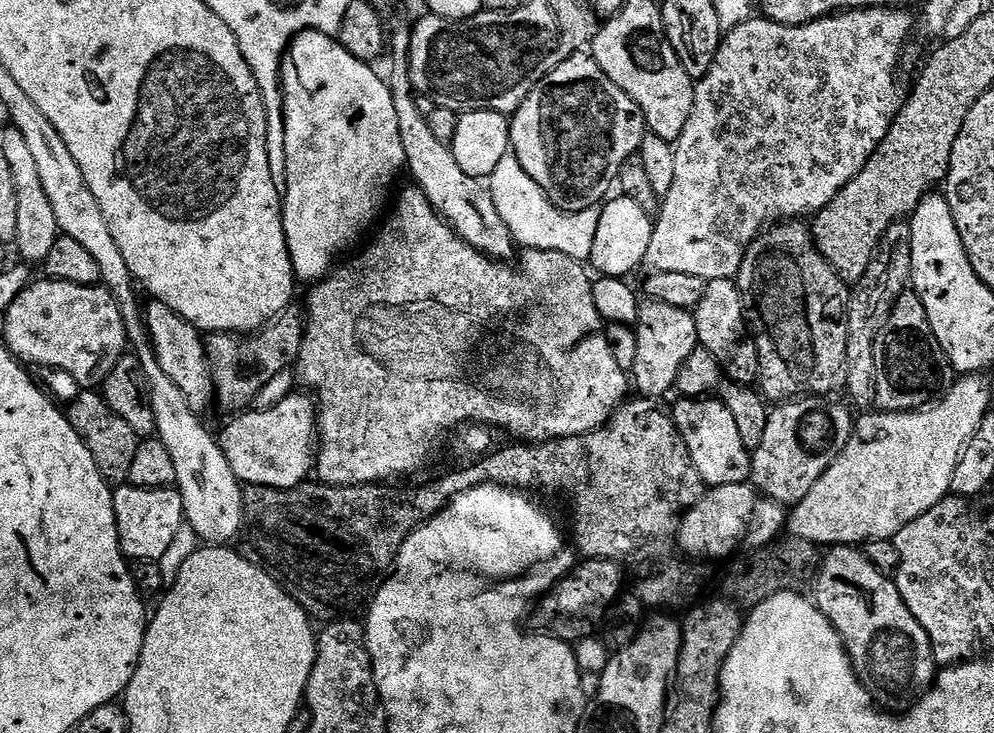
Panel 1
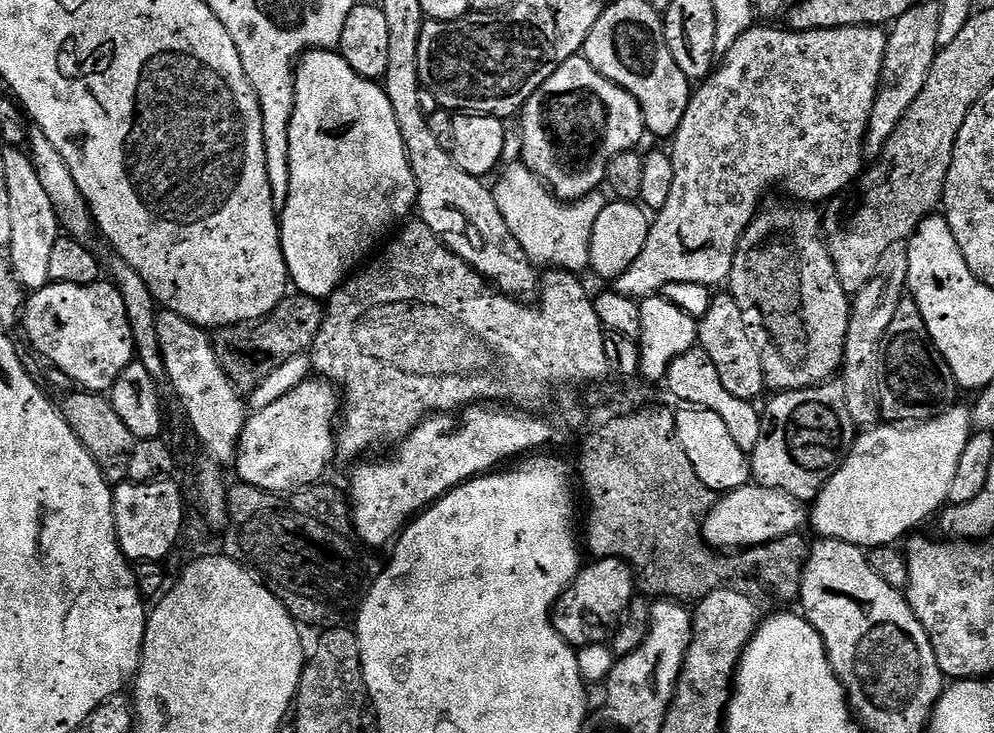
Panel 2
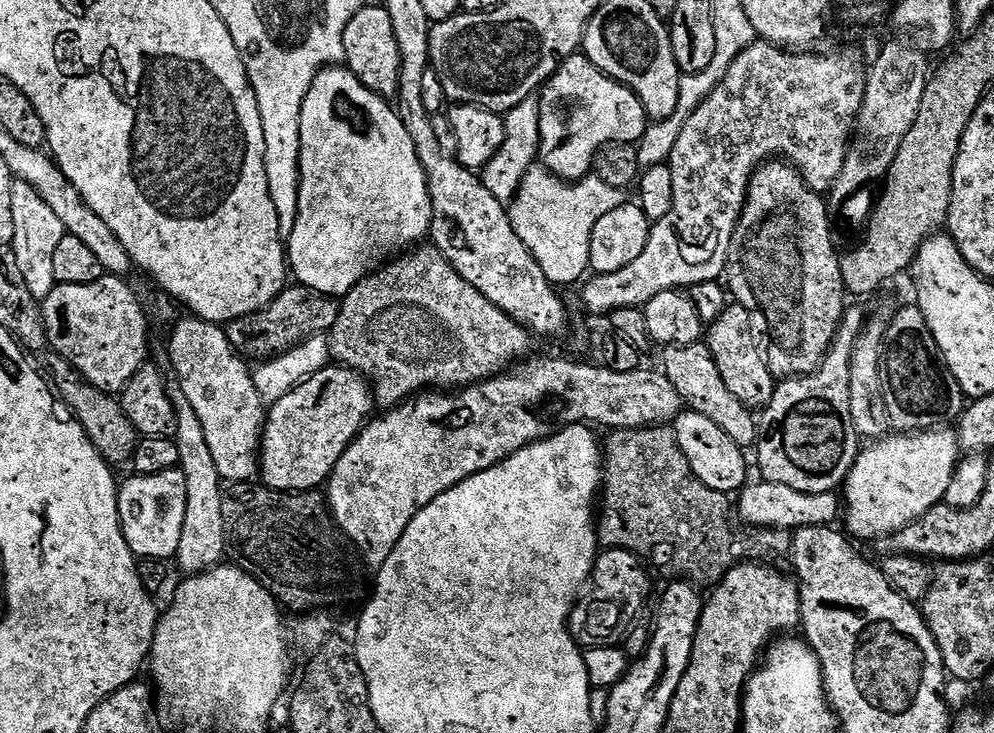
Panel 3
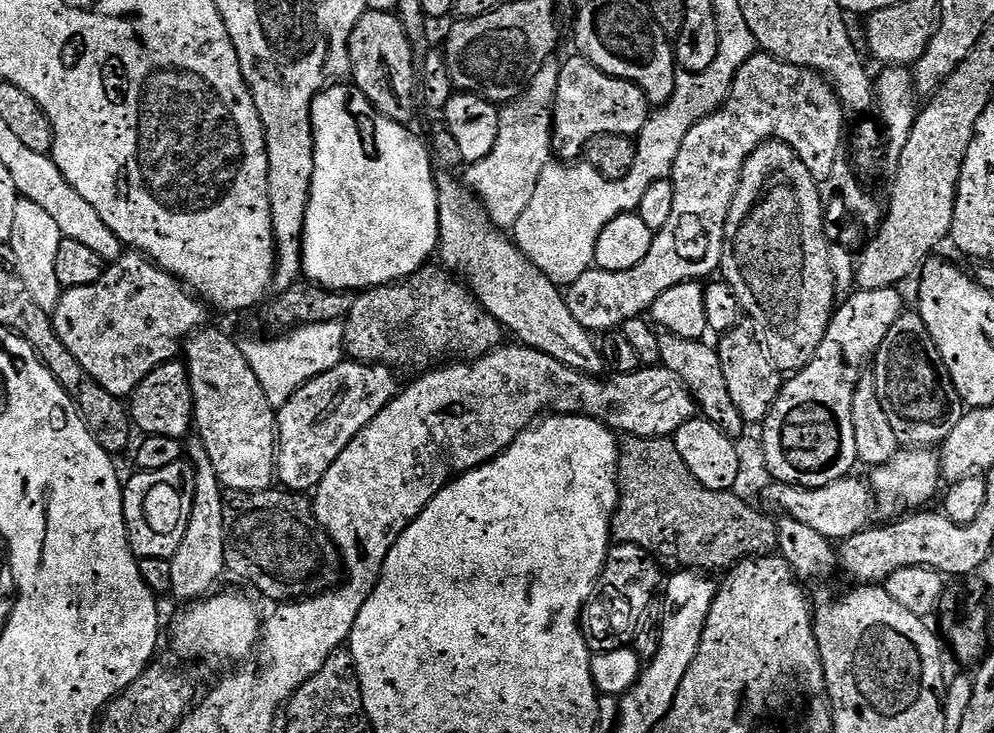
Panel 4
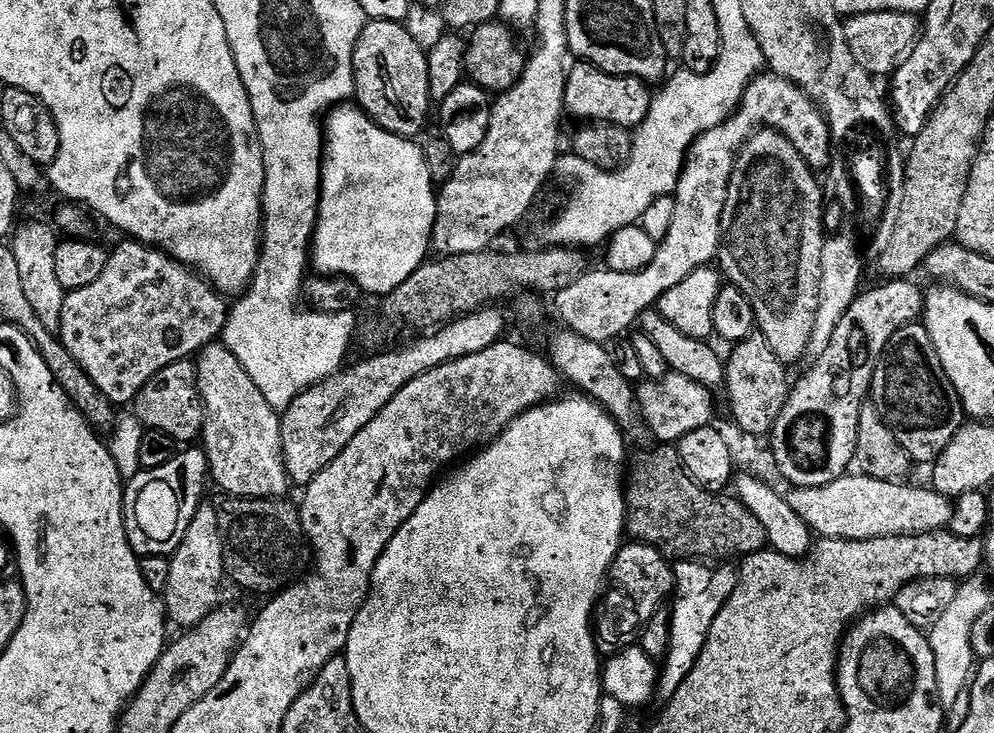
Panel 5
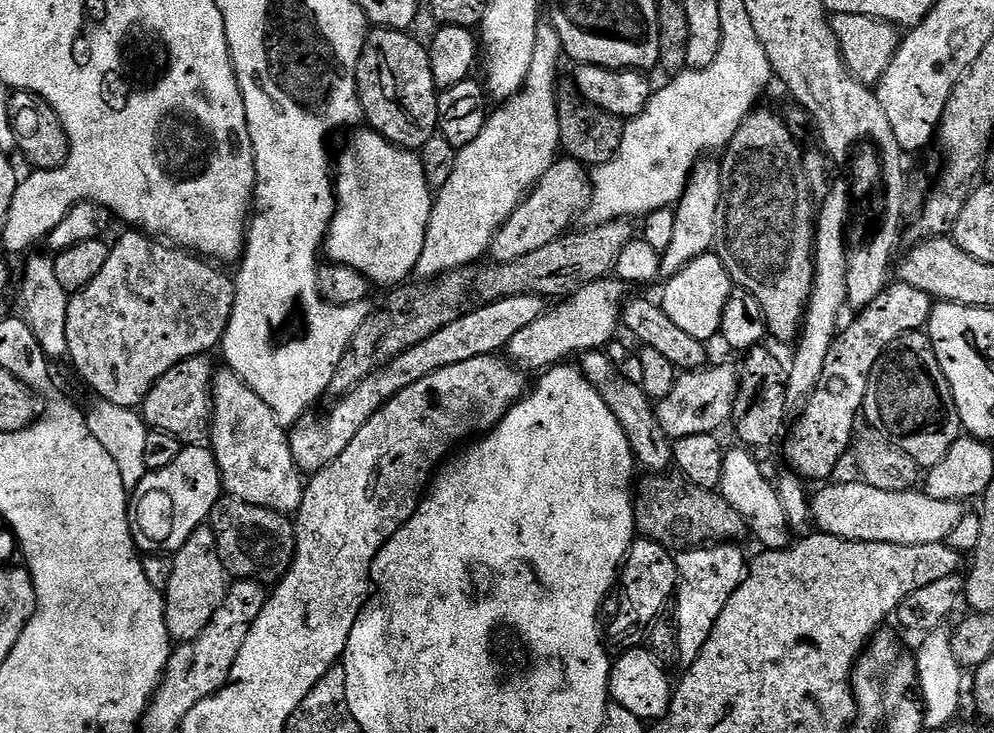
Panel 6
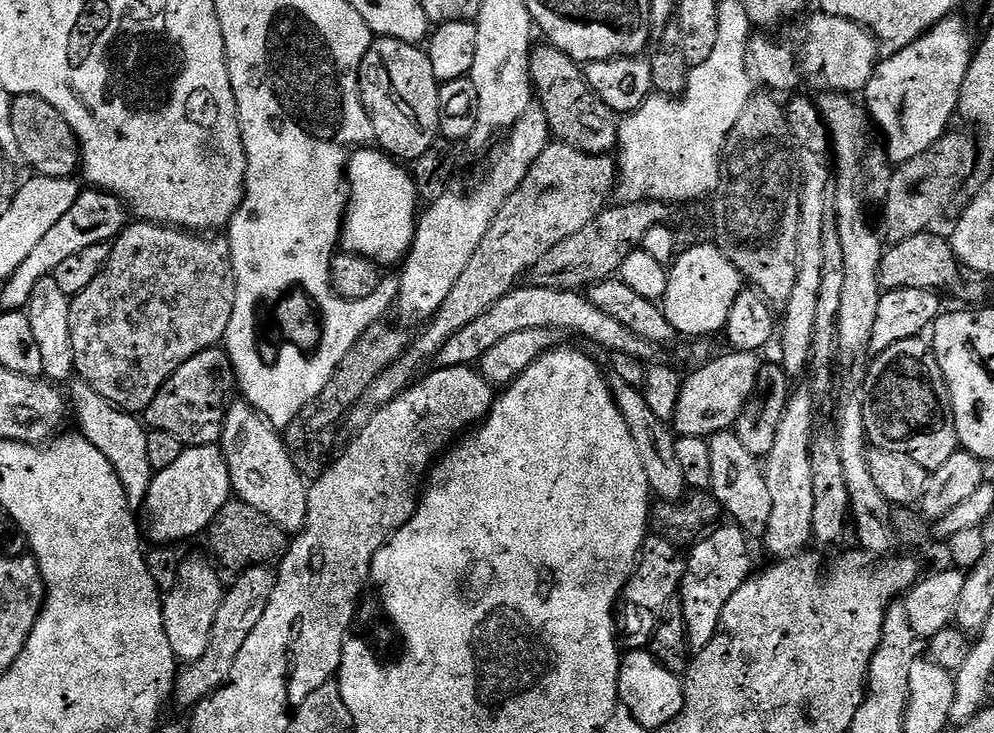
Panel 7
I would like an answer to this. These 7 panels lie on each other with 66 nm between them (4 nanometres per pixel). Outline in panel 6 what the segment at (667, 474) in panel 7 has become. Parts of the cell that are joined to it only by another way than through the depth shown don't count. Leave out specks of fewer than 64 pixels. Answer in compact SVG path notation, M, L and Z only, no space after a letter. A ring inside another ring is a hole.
M607 351L585 352L579 360L578 367L584 377L592 383L594 390L598 390L598 394L602 394L602 400L606 402L606 406L610 406L614 418L618 418L618 426L622 426L630 442L637 465L648 474L667 473L673 467L673 441L668 439L666 430L662 430L662 422L658 422L653 401L648 399L643 388L639 384L630 382L630 378L625 378L619 372L618 366L610 362Z

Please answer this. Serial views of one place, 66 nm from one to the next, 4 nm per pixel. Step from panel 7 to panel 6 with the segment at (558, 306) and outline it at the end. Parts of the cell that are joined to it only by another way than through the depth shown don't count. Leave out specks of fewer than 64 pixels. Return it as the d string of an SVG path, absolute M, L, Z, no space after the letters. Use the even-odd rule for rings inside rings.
M511 296L501 300L490 300L479 305L481 308L473 307L465 311L454 322L442 326L430 338L418 342L410 350L398 354L398 358L385 364L377 372L371 372L358 386L354 386L345 396L339 397L336 404L325 416L312 416L306 414L291 429L288 445L294 454L296 467L304 474L315 474L322 471L350 442L354 442L354 434L370 422L373 414L384 405L390 403L402 390L414 386L422 378L442 370L446 366L454 366L454 362L470 362L470 358L479 356L494 356L503 353L508 347L510 338L530 326L544 311L546 304L538 296Z

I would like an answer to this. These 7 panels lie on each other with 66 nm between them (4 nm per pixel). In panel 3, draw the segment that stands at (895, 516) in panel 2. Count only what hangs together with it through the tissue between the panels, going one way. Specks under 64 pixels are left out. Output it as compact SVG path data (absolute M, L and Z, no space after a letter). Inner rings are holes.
M948 426L889 434L865 447L842 485L842 520L844 516L847 535L875 542L922 518L926 510L943 501L961 455L957 433Z

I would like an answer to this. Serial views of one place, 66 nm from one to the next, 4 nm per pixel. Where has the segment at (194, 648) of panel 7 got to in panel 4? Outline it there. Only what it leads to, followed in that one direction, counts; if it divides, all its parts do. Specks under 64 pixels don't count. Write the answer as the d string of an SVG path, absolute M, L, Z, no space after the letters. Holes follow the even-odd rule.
M199 438L187 441L186 460L191 464L194 474L194 494L186 534L182 534L182 543L171 558L170 582L173 597L177 596L183 602L196 602L209 595L217 587L215 584L219 582L220 575L225 575L224 555L228 531L222 518L225 489L218 474L214 474L214 462L210 462L210 454L206 454L206 446Z

